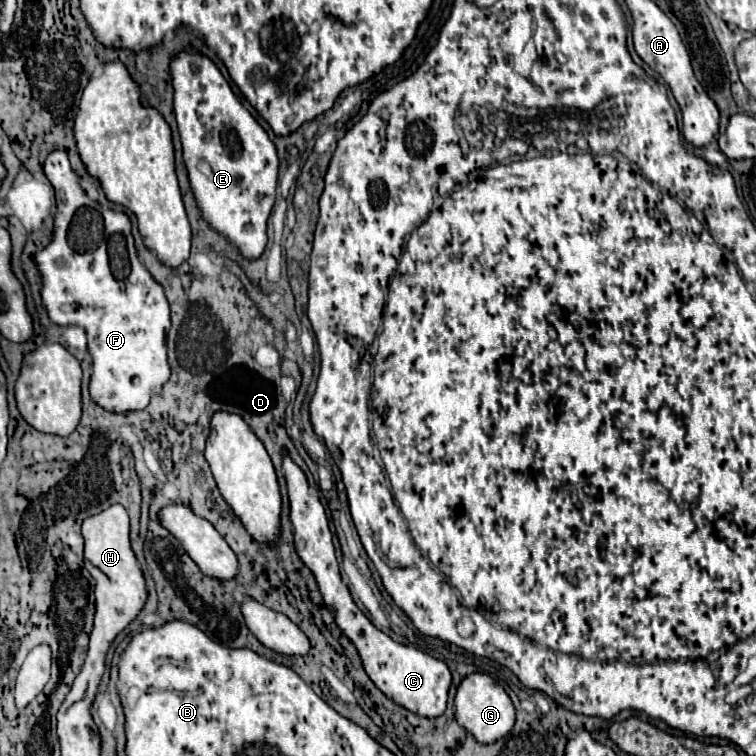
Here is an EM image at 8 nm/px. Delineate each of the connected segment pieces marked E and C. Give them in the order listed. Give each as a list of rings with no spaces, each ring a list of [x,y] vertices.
[[[184,48],[172,54],[172,86],[174,86],[174,112],[184,148],[184,162],[190,176],[190,186],[208,224],[224,234],[234,246],[240,248],[242,256],[258,258],[266,248],[266,220],[276,198],[276,176],[278,156],[276,146],[268,138],[266,130],[254,120],[254,116],[240,104],[232,92],[228,80],[222,76],[218,66],[192,48]]]
[[[288,456],[284,458],[284,478],[286,478],[286,486],[288,486],[290,522],[292,522],[292,530],[294,530],[296,552],[300,554],[300,560],[312,570],[316,584],[320,586],[324,604],[334,614],[338,628],[358,650],[358,656],[362,660],[366,674],[370,676],[370,680],[376,684],[376,688],[382,694],[386,694],[390,700],[404,706],[406,710],[410,710],[418,716],[426,716],[426,718],[440,716],[446,710],[448,688],[452,682],[448,666],[442,660],[436,660],[415,647],[394,642],[390,636],[380,632],[364,616],[364,612],[354,604],[354,600],[348,592],[348,586],[340,578],[340,568],[338,568],[338,560],[334,554],[328,518],[320,504],[320,498],[310,496],[308,480],[306,480],[304,472]]]

